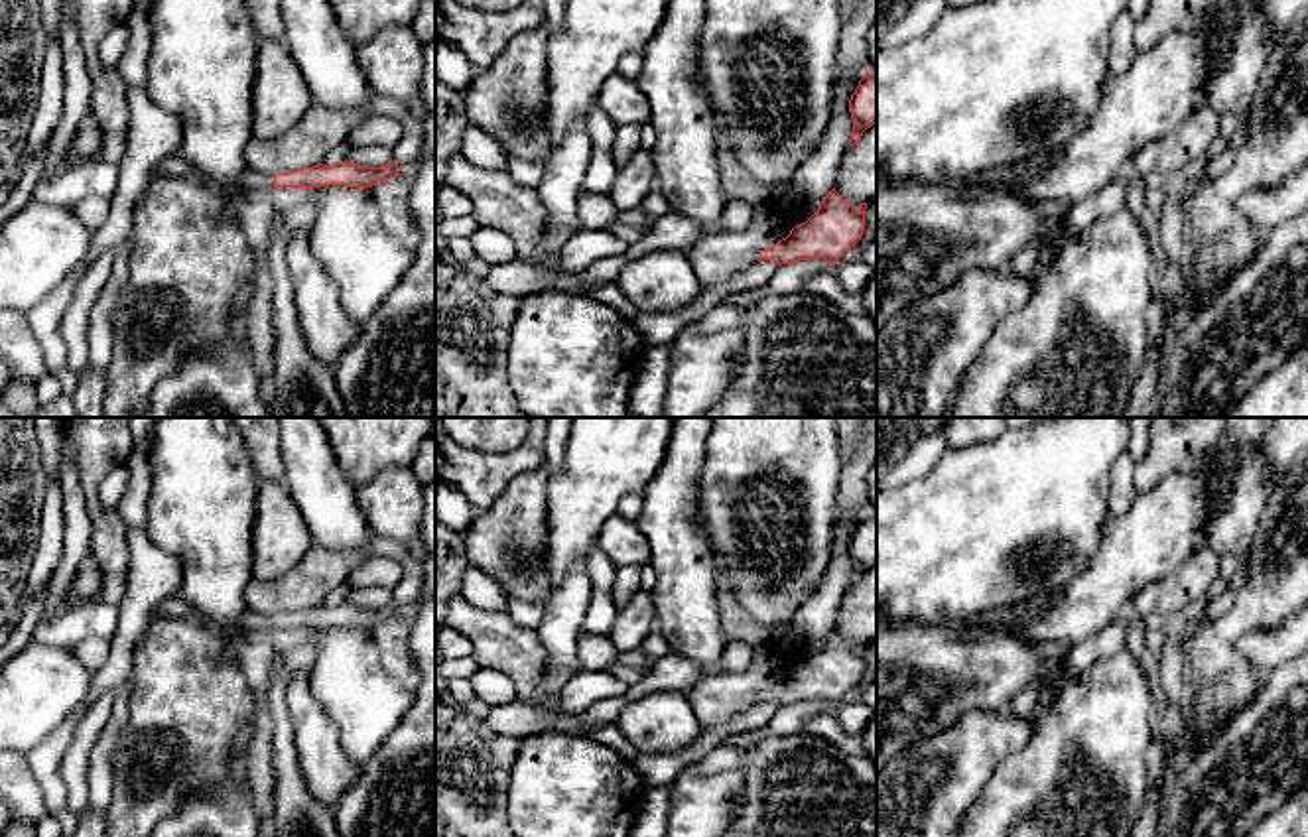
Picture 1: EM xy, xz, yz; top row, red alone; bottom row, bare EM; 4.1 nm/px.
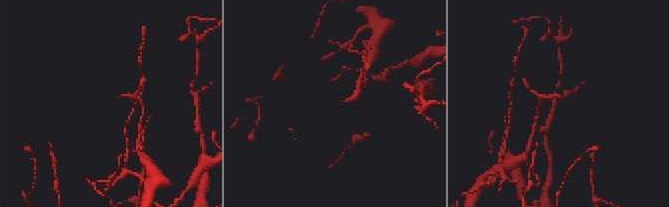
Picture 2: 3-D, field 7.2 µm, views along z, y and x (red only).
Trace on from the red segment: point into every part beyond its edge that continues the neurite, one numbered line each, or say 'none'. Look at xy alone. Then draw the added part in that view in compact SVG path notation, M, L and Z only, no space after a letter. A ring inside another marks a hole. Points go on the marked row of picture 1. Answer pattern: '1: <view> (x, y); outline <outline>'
1: xy (251, 178); outline M246 169L242 175L240 175L240 187L244 191L252 189L252 187L274 187L274 175L266 175L266 173L258 173L254 169Z

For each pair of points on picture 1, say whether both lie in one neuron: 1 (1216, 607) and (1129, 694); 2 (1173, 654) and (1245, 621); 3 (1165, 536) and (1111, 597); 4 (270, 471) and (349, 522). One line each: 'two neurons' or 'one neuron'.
1: two neurons
2: two neurons
3: one neuron
4: two neurons

